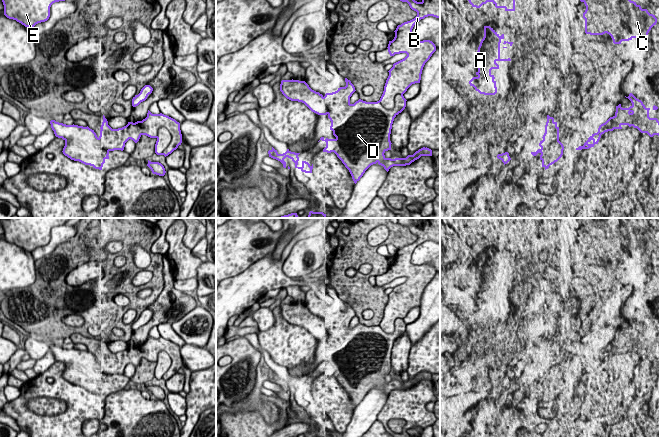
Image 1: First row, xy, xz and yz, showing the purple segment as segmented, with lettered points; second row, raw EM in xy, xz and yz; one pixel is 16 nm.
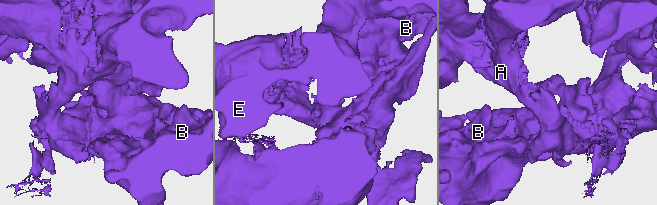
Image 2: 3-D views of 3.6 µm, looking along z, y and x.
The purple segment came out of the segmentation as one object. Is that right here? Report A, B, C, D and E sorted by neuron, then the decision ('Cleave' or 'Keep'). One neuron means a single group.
Groups: A E / B C D. Cleave

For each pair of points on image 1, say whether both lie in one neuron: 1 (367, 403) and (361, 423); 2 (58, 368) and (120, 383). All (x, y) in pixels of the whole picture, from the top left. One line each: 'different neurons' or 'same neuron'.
1: same neuron
2: different neurons

